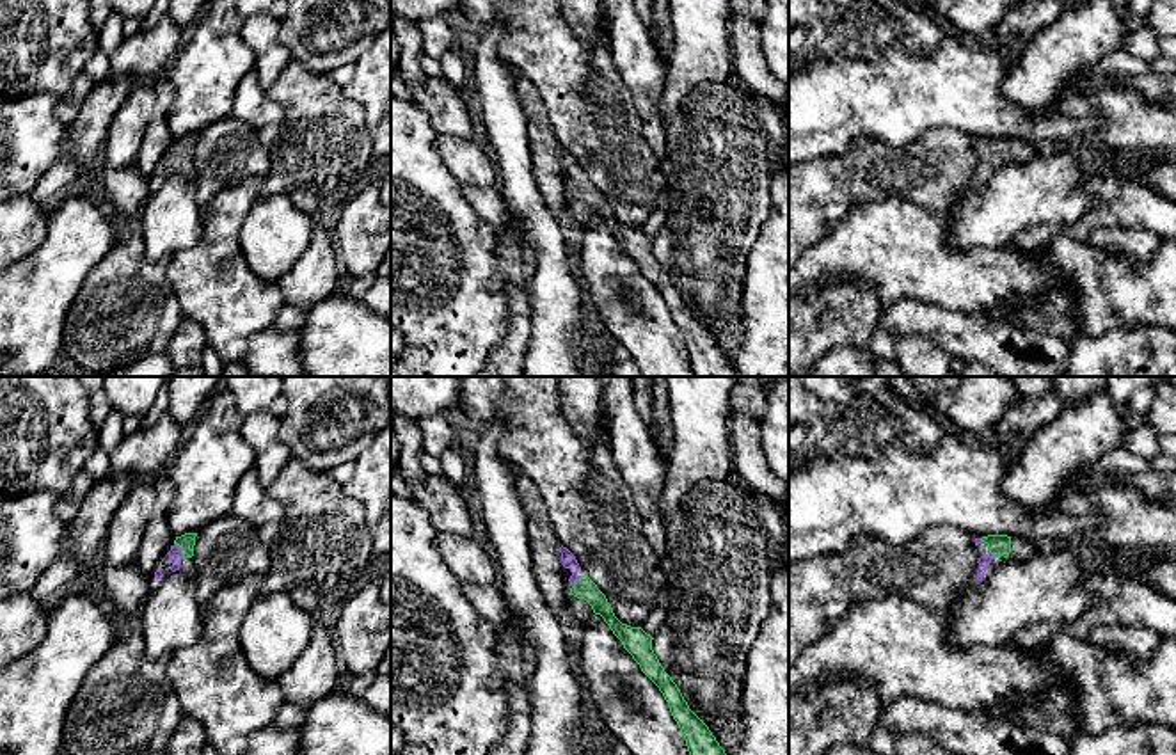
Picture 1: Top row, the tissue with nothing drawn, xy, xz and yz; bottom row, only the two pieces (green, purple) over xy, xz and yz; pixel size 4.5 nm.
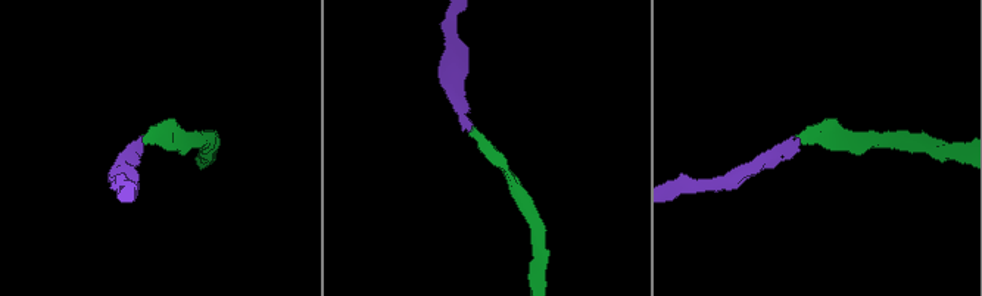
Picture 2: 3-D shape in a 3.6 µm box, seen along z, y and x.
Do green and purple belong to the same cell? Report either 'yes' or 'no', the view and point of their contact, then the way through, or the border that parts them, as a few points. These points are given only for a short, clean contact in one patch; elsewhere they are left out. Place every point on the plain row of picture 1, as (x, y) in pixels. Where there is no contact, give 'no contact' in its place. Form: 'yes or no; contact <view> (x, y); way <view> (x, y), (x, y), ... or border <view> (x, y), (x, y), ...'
yes; contact xy (182, 151); way xy (187, 143), (182, 151), (174, 157)

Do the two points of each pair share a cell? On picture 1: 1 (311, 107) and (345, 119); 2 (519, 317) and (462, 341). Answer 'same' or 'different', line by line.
1: same
2: different

